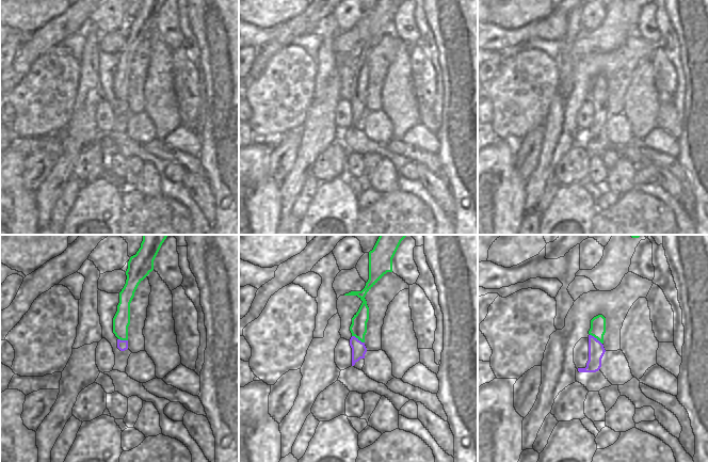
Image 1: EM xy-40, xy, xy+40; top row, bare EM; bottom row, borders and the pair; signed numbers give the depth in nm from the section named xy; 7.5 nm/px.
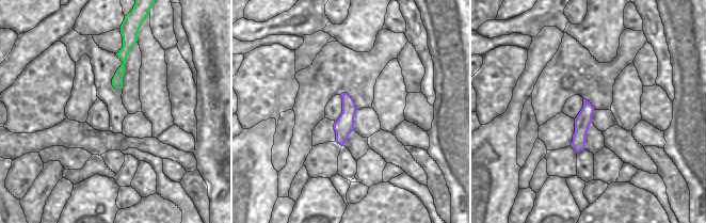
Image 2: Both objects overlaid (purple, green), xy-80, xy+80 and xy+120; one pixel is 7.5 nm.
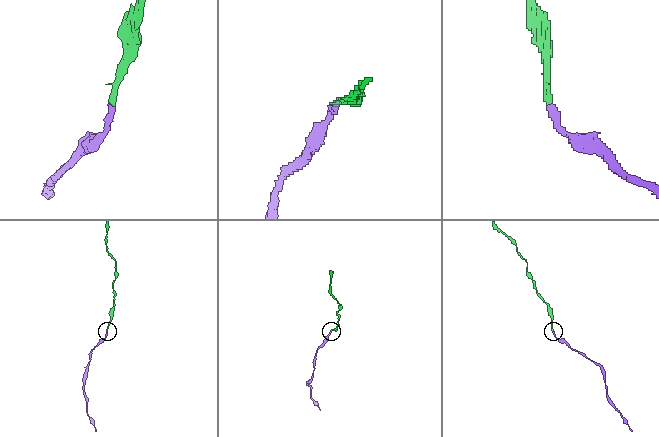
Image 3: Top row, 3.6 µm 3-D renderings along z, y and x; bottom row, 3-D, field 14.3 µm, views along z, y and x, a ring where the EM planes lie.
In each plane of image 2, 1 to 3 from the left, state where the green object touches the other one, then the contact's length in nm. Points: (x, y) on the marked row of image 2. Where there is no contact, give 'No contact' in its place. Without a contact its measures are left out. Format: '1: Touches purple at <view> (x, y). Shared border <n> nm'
1: No contact
2: No contact
3: No contact

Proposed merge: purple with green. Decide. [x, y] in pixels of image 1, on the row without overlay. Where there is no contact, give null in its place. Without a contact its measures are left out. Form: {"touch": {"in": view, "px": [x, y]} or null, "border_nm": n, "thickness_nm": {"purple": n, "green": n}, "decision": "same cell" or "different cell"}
{"touch": {"in": "xy", "px": [357, 99]}, "border_nm": 110, "thickness_nm": {"purple": 110, "green": 130}, "decision": "same cell"}

